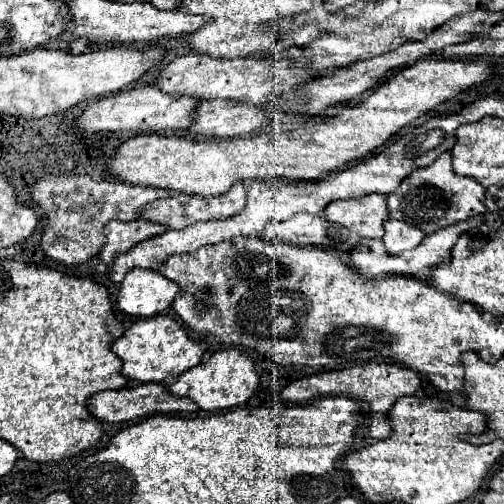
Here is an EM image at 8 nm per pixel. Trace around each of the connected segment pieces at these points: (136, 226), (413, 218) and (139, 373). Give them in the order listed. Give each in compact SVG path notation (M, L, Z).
M132 220L132 222L110 222L106 224L106 246L100 250L100 262L110 266L114 258L122 252L128 252L134 248L138 242L148 240L152 236L162 234L166 228L160 224L152 222L142 222L142 220Z
M450 152L442 154L434 164L428 168L418 168L412 172L412 184L402 188L398 194L388 194L388 214L390 220L402 220L410 226L422 228L424 234L434 234L442 226L452 226L454 222L464 222L466 218L474 218L486 212L484 206L486 190L478 186L474 180L456 178L452 170Z
M154 316L136 320L126 332L112 342L112 352L122 358L122 376L138 384L170 384L184 370L196 366L204 354L204 346L192 340L184 328L170 316Z

